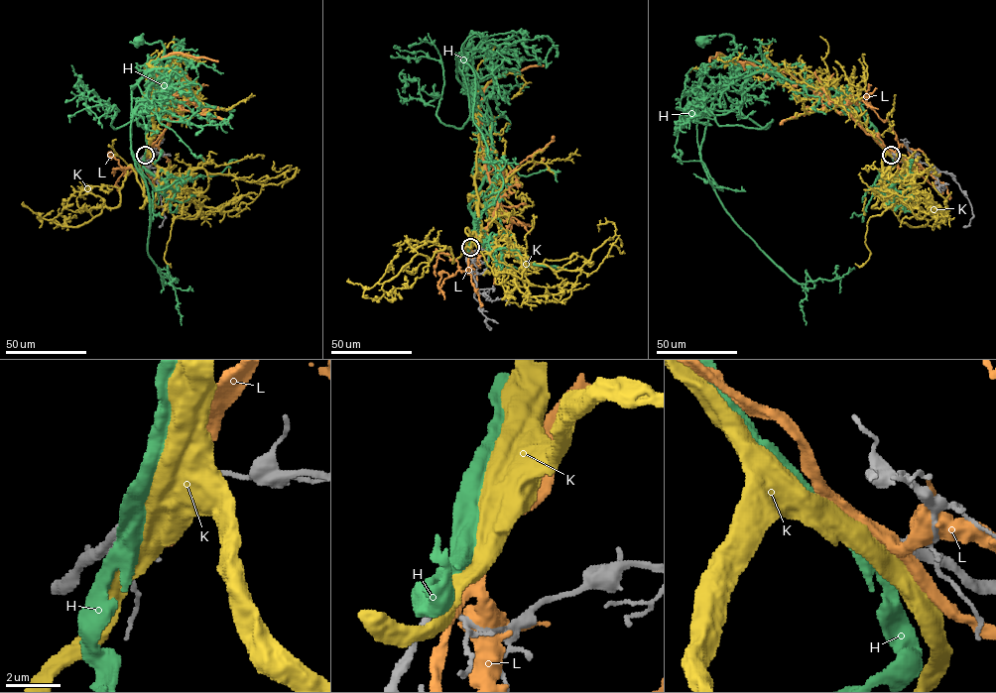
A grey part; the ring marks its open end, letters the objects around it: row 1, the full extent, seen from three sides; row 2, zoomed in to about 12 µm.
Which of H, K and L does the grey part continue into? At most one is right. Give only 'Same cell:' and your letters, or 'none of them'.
Same cell: K

